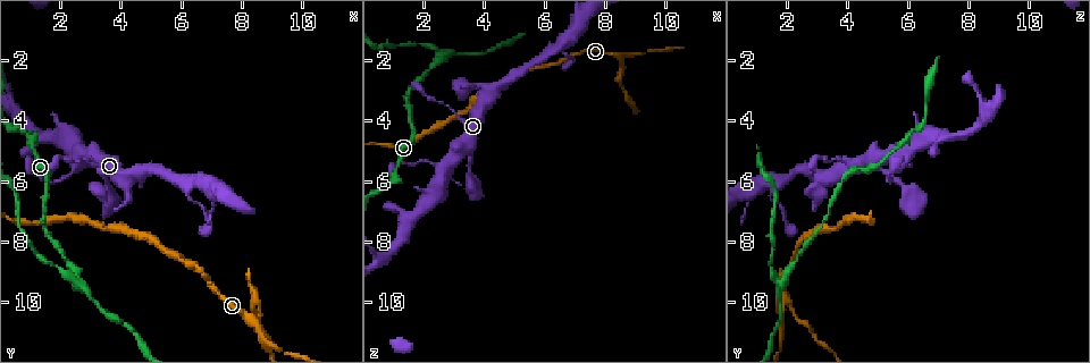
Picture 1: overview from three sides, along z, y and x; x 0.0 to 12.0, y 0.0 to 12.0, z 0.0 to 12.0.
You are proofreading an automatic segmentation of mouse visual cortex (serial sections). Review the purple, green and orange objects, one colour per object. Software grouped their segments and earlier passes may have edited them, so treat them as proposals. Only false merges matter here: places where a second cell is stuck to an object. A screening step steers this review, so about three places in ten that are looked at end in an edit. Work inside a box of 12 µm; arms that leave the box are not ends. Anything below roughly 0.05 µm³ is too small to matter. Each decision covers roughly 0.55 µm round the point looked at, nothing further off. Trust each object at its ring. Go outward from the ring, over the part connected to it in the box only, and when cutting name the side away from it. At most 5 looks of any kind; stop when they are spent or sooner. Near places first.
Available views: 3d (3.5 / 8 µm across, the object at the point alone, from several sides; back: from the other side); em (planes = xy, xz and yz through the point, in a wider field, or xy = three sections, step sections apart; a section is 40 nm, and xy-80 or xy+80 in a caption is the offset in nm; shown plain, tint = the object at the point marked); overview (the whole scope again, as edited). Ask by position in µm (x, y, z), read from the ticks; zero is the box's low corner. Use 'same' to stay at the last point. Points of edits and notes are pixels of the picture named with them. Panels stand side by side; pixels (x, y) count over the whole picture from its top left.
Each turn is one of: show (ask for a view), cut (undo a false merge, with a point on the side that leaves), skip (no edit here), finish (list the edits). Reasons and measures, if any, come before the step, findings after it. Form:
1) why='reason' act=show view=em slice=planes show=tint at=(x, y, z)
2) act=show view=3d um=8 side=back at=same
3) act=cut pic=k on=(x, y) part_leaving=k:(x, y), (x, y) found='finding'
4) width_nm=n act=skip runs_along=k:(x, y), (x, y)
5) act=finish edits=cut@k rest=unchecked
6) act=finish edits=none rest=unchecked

why='thin arm on a thick one' act=show view=em slice=xy step=2 show=tint at=(2.6, 5.4, 5.8)

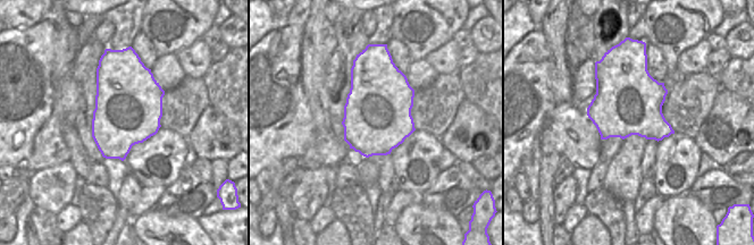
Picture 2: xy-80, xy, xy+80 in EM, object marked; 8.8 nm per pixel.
act=show view=3d um=3.5 at=same

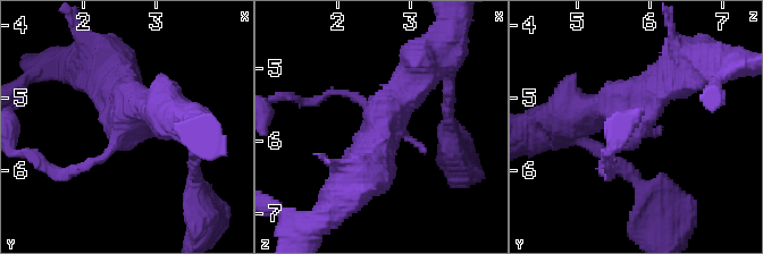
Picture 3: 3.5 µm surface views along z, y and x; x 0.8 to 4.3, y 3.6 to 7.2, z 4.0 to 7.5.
act=skip runs_along=3:(427, 61), (386, 110), (361, 175) found='continuous, no second cell'

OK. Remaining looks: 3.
why='abrupt turn' act=show view=3d um=3.5 at=(8.6, 10.3, 2.3)

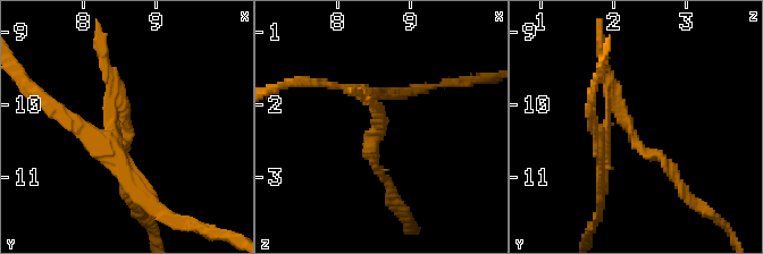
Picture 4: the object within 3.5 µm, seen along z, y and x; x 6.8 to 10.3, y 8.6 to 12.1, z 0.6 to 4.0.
why='shape alone is not enough' act=show view=em slice=xy step=1 show=tint at=(8.55, 10.25, 2.20)

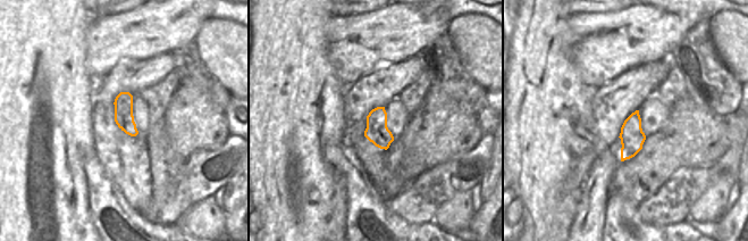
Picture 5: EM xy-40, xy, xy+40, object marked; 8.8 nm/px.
act=cut pic=4 on=(613, 92) part_leaving=4:(606, 126), (615, 106), (644, 151), (668, 164) found='two cells meet here'

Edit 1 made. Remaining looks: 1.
act=finish edits=cut@4 rest=unchecked

